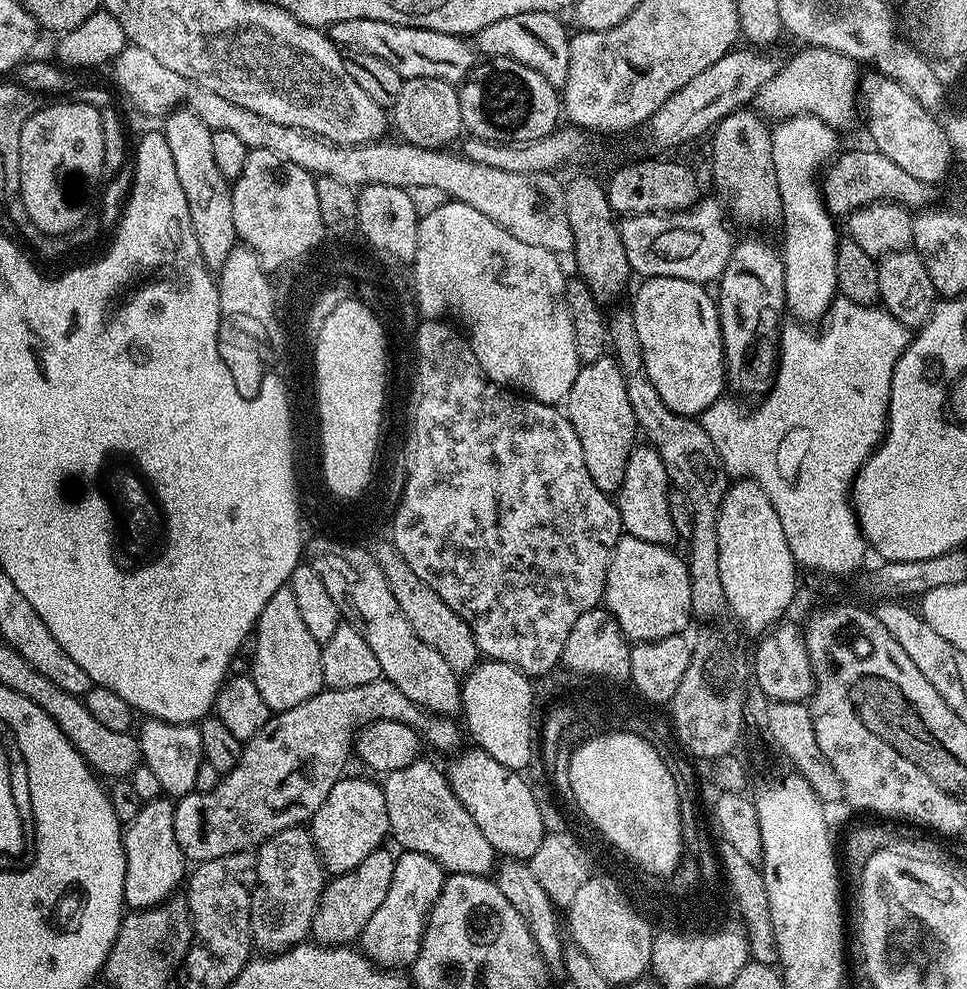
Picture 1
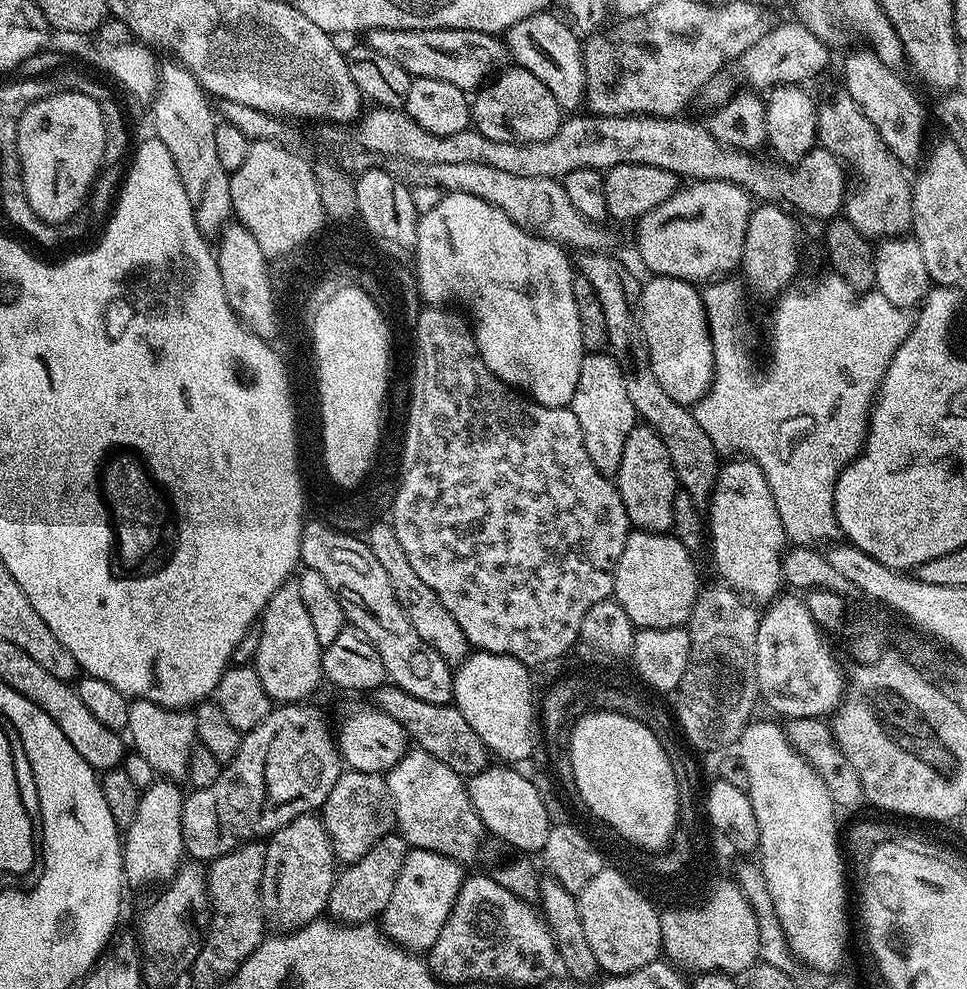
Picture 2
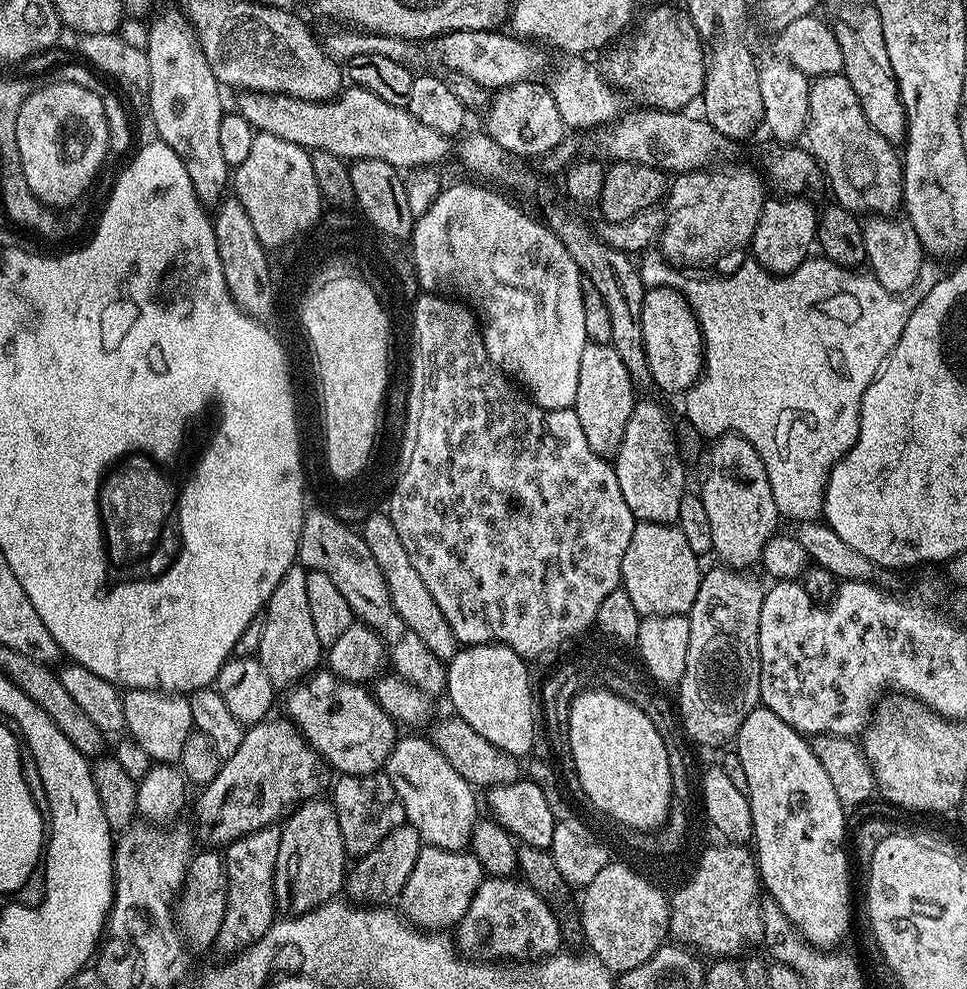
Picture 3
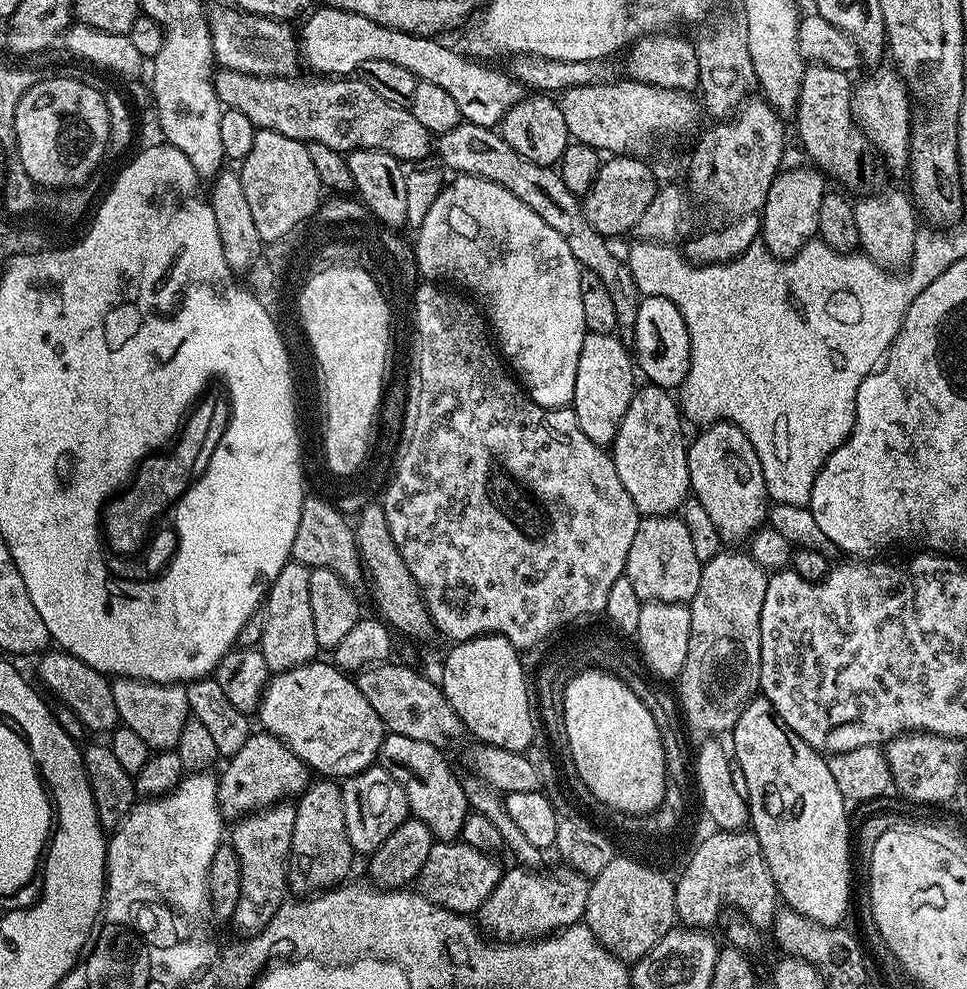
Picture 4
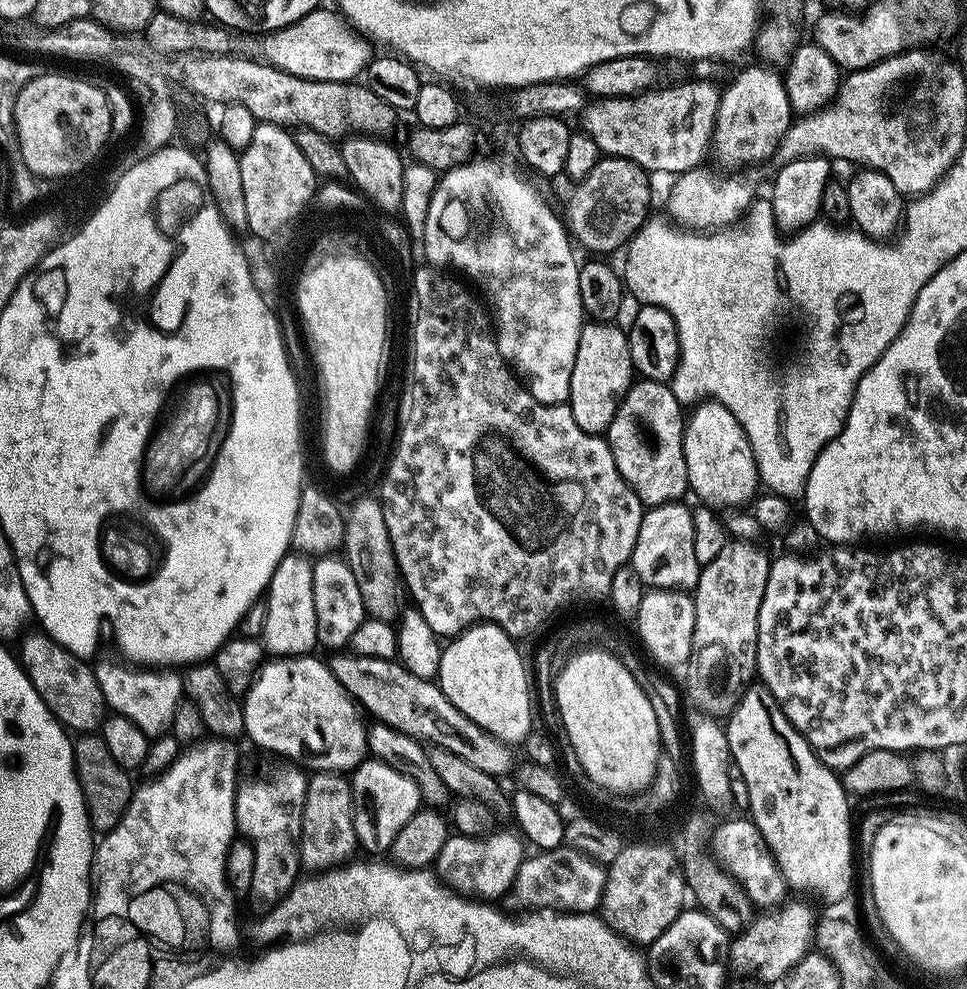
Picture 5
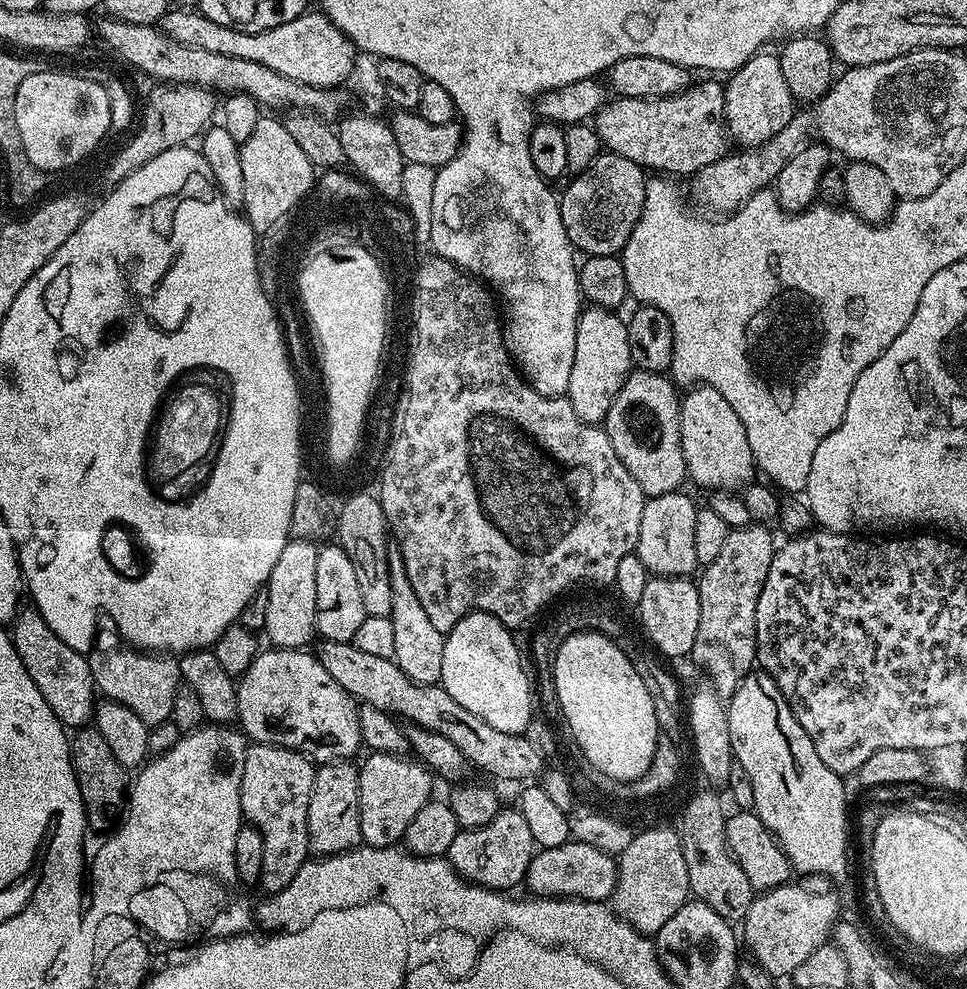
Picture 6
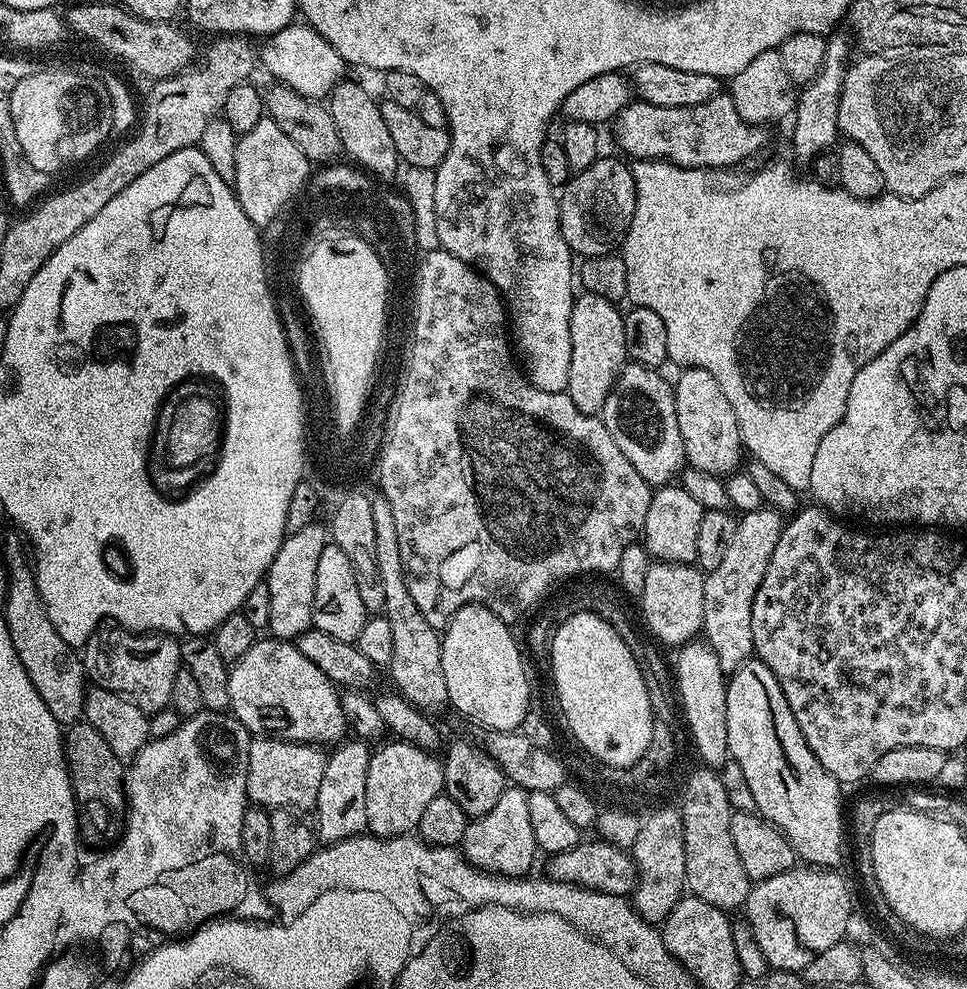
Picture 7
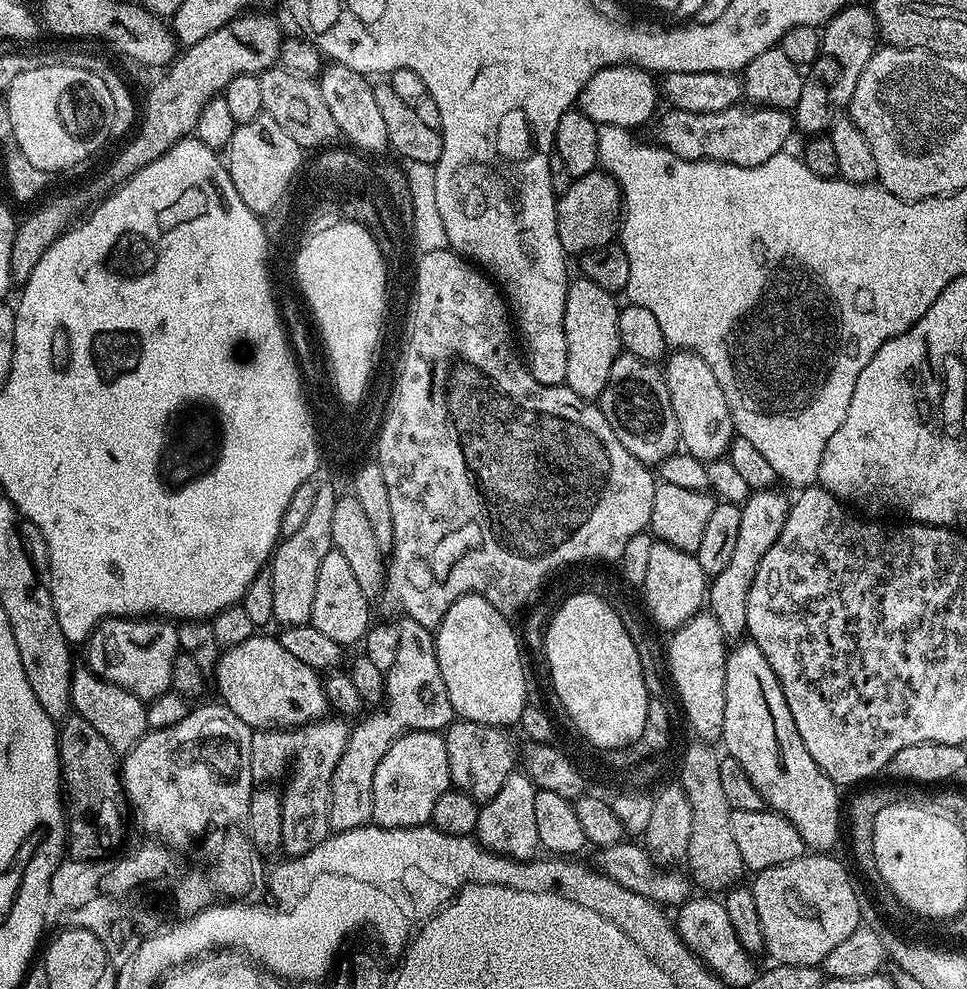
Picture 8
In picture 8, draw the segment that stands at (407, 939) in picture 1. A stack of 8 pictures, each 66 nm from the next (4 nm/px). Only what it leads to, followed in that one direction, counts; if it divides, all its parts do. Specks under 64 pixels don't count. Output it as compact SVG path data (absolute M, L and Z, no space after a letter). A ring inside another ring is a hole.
M514 770L502 782L502 790L494 798L480 804L474 833L482 847L512 860L531 861L540 848L538 825L534 823L534 798L538 789L523 771Z

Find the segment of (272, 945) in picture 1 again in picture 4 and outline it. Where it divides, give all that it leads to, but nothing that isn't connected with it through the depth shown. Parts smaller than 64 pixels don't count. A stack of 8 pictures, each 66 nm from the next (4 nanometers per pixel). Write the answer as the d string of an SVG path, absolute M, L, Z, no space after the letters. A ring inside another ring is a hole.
M332 778L309 783L295 801L296 817L292 853L288 856L288 886L296 894L319 894L349 879L354 853L346 838L346 814L342 810L340 784Z

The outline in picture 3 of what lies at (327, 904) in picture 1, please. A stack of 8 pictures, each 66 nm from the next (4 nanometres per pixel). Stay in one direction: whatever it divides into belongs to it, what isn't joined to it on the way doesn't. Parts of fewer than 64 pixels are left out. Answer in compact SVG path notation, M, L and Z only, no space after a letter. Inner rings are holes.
M405 822L399 824L370 854L359 857L349 867L344 881L344 892L349 901L357 905L388 906L399 901L400 892L406 886L406 878L410 878L410 870L418 862L418 854L422 847L422 841L418 830L414 830Z

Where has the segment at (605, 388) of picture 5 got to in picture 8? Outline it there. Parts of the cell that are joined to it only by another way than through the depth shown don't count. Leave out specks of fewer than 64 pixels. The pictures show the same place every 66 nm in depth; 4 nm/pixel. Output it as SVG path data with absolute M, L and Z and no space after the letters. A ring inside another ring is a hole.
M583 278L575 280L569 283L564 311L564 333L566 334L564 383L583 400L596 402L599 401L602 390L606 386L606 378L610 378L610 366L614 366L614 358L622 351L618 334L620 308L618 303L616 304L617 297L611 292L602 290L598 282L590 282Z

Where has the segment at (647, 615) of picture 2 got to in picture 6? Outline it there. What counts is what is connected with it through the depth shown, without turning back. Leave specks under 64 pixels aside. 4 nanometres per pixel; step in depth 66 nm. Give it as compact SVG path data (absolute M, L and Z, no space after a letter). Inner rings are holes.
M684 490L667 492L661 496L645 499L642 510L642 530L634 555L652 576L691 577L697 571L694 554L694 522L698 504L695 504Z

